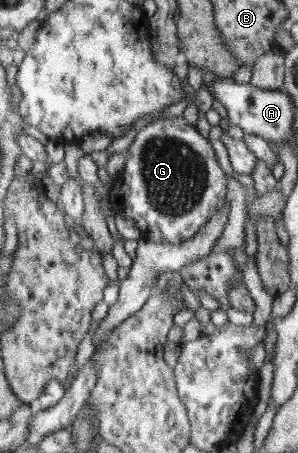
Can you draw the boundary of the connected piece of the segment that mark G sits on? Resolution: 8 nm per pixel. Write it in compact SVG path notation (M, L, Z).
M182 115L152 121L127 149L124 168L111 187L120 204L115 212L131 218L144 240L180 244L191 239L223 207L228 176L214 155L212 143Z

